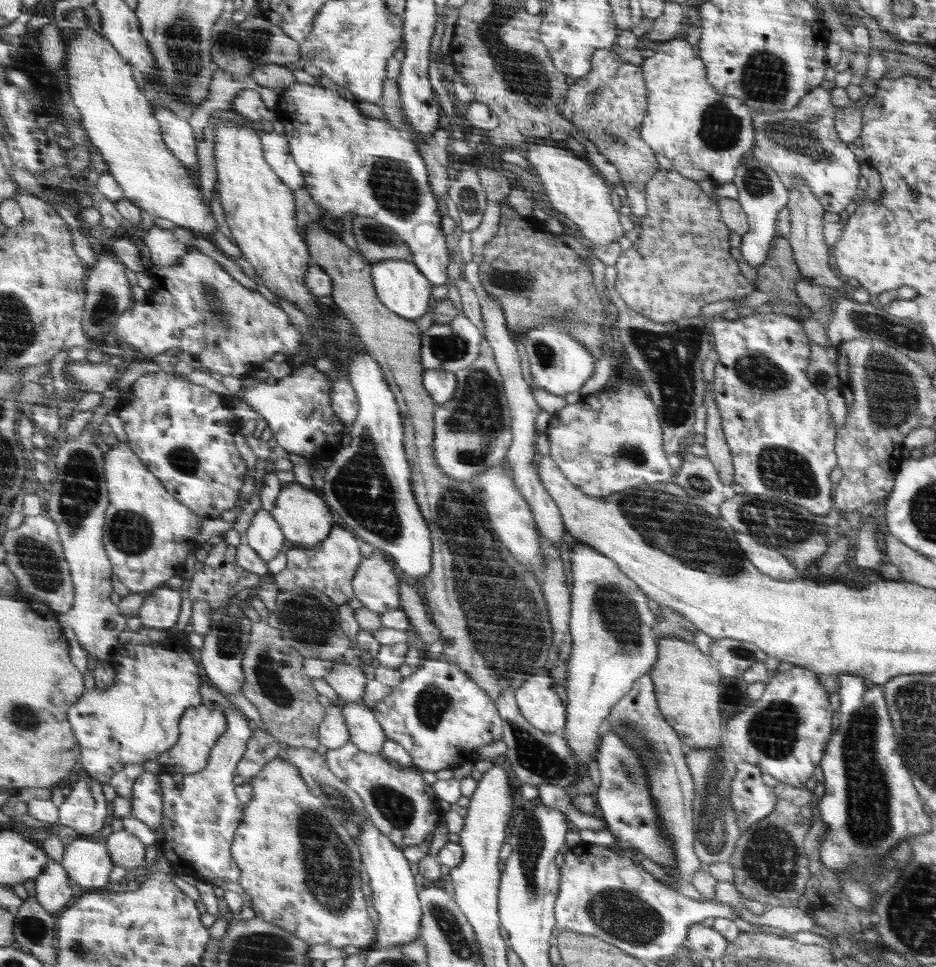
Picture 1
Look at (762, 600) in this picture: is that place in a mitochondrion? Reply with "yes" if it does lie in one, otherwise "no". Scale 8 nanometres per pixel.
no

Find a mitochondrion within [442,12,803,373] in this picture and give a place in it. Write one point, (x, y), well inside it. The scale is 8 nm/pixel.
(765, 78)

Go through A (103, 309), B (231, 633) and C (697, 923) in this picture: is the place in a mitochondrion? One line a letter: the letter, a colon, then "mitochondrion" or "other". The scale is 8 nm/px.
A: mitochondrion
B: mitochondrion
C: other

